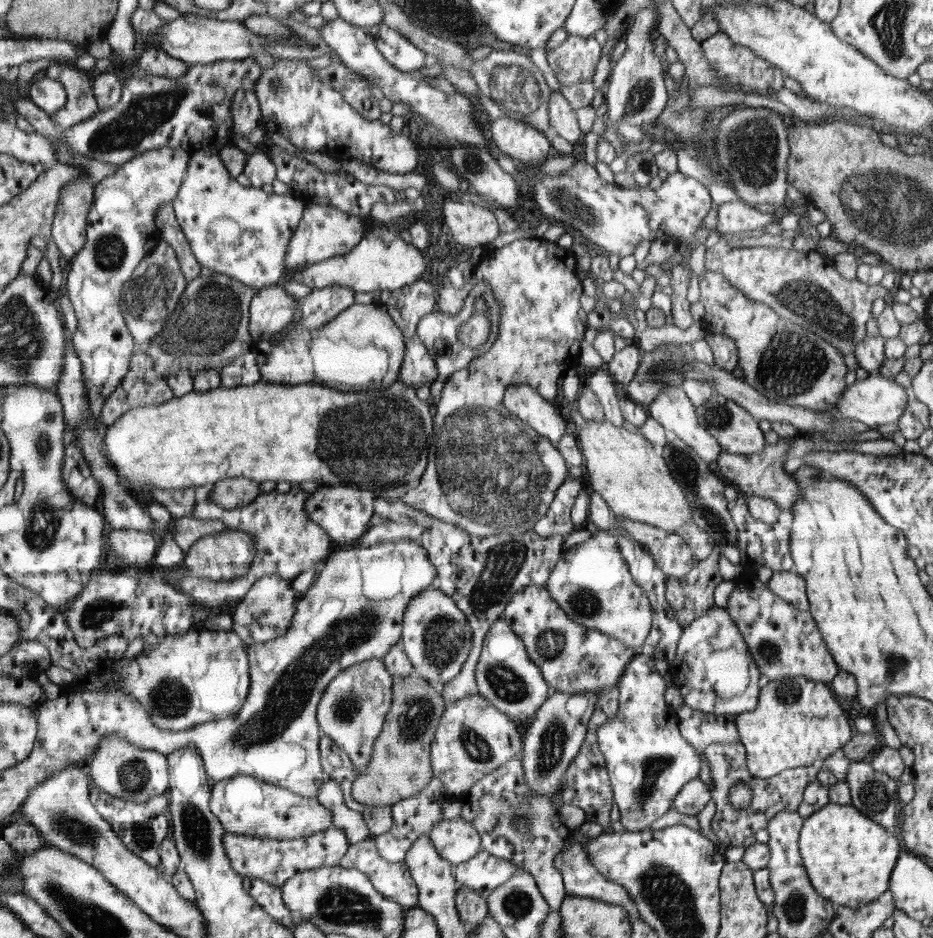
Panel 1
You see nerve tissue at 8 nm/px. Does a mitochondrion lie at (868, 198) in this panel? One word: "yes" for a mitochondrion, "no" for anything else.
yes

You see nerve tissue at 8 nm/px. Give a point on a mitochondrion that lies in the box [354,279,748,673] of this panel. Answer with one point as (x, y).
(466, 477)

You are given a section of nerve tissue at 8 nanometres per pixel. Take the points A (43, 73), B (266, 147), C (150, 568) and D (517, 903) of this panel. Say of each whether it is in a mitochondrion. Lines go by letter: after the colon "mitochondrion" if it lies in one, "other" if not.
A: other
B: other
C: other
D: mitochondrion

